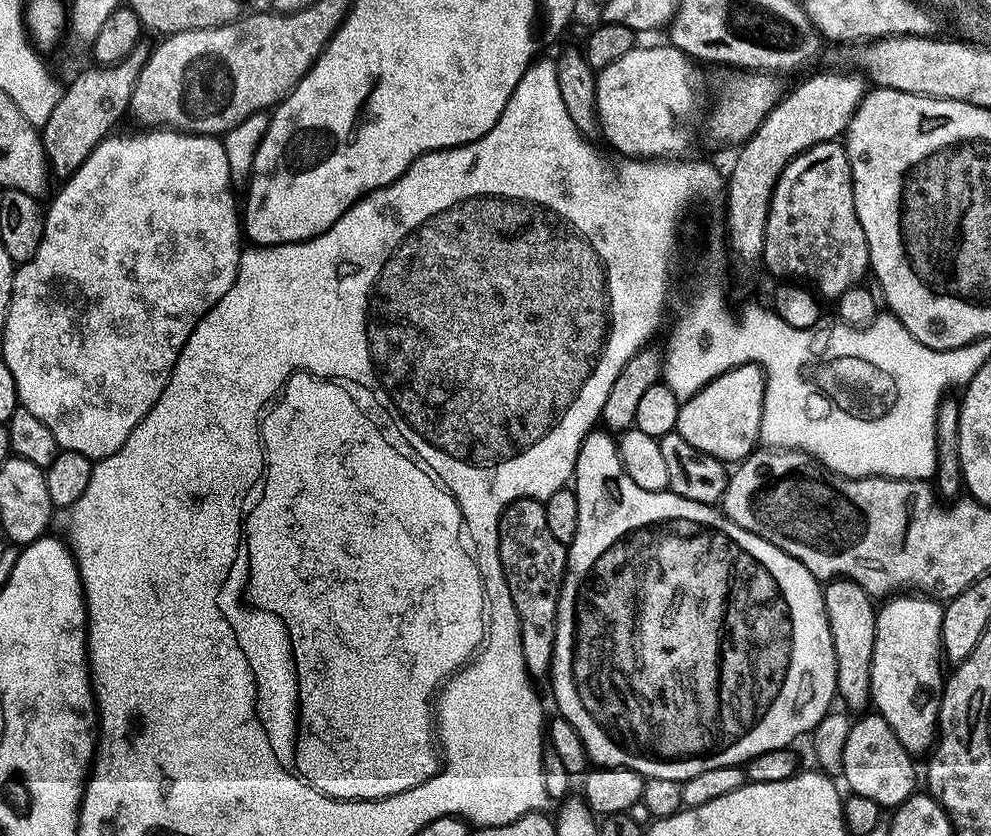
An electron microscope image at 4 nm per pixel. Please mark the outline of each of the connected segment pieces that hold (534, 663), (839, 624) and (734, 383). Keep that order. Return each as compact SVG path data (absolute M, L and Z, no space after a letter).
M519 500L505 510L504 517L500 520L500 557L506 582L510 586L510 598L514 598L514 606L518 610L522 630L522 650L528 675L533 678L547 677L552 670L556 645L556 619L560 591L564 585L564 575L568 573L568 548L562 542L558 542L558 538L554 538L554 533L546 523L545 501Z
M848 580L831 581L824 588L824 605L827 610L827 621L830 622L831 637L834 638L836 658L836 687L839 699L848 704L852 710L862 710L871 705L871 674L873 654L877 638L877 609L873 599L856 583Z
M747 364L710 382L694 398L680 405L676 431L694 450L710 454L729 466L739 465L757 451L764 421L768 378L757 364Z

